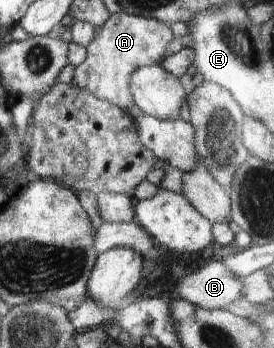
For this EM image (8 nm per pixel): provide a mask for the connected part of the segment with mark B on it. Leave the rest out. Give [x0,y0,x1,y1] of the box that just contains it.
[177,261,244,309]

